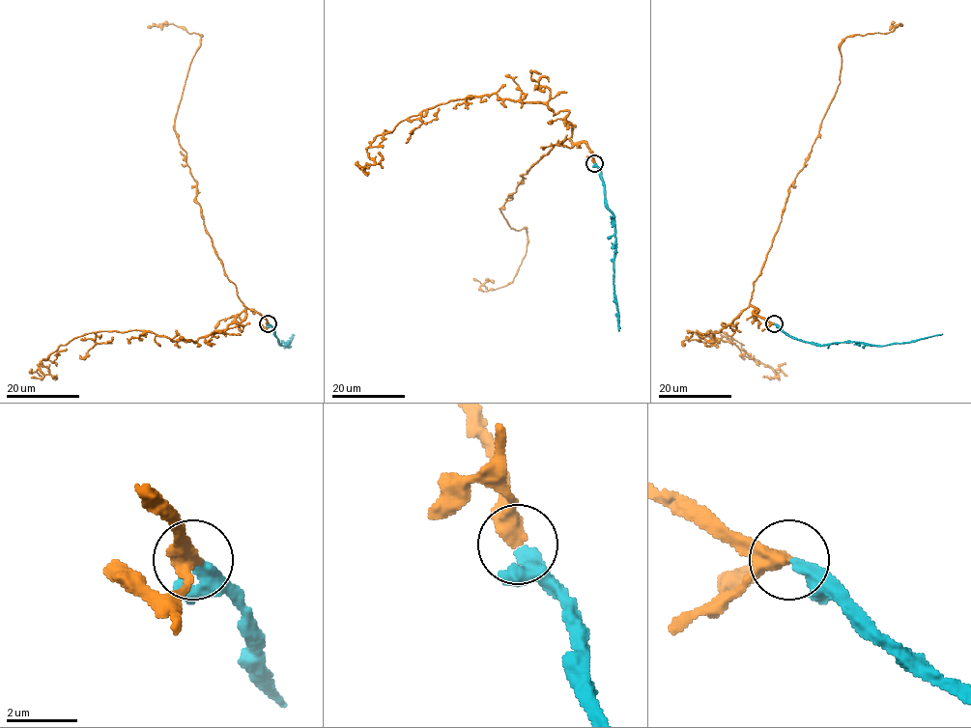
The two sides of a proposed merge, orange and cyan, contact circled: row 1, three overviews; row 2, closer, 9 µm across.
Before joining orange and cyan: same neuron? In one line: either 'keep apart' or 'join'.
join

